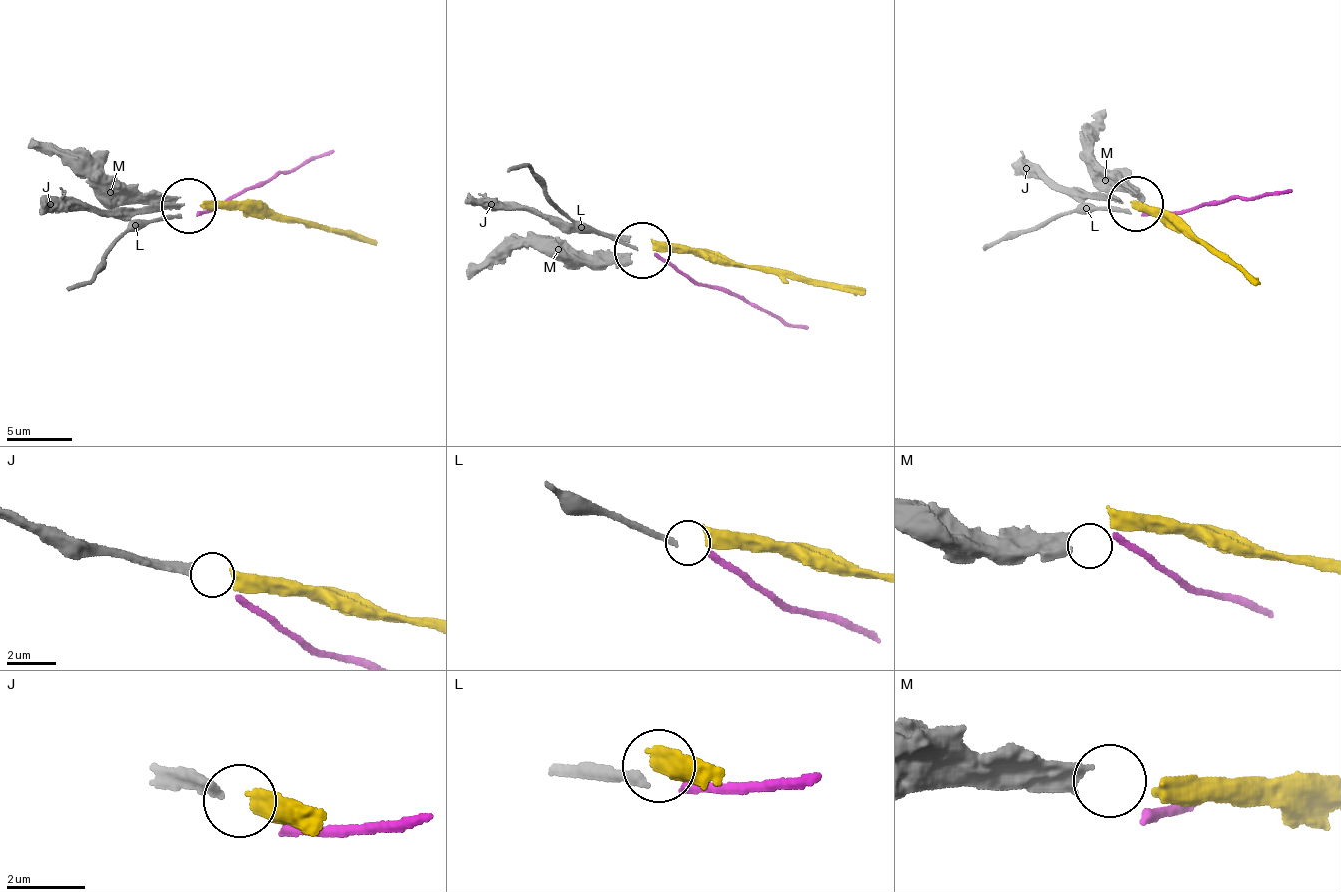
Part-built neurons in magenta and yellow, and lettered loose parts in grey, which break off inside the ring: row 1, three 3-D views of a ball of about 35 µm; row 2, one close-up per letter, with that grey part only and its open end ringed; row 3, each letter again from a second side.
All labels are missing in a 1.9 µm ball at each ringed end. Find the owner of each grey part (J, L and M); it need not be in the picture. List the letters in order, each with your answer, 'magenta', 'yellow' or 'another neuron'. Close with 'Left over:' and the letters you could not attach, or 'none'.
J: yellow
L: magenta
M: another neuron
Left over: M

